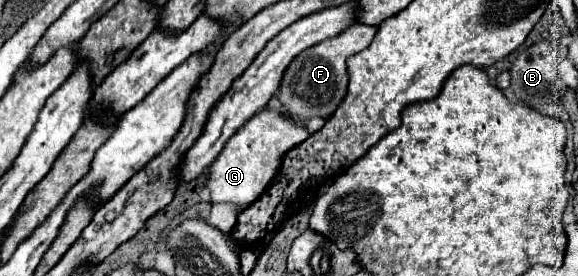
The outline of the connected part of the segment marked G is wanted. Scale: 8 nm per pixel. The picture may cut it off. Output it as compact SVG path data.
M263 109L255 113L223 147L219 157L211 163L205 187L211 193L211 203L233 203L237 207L251 205L275 177L281 157L309 137L307 129L287 117Z

